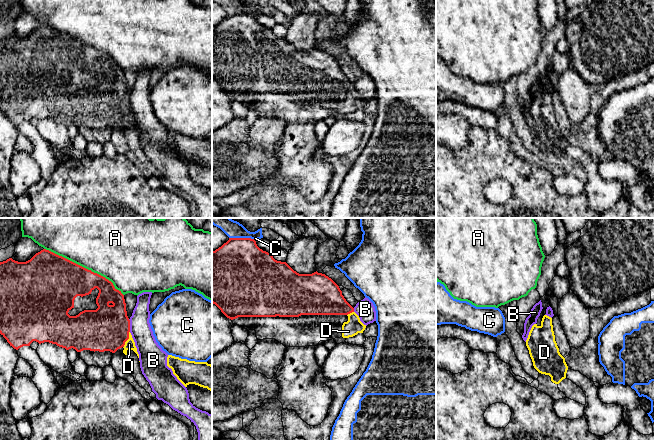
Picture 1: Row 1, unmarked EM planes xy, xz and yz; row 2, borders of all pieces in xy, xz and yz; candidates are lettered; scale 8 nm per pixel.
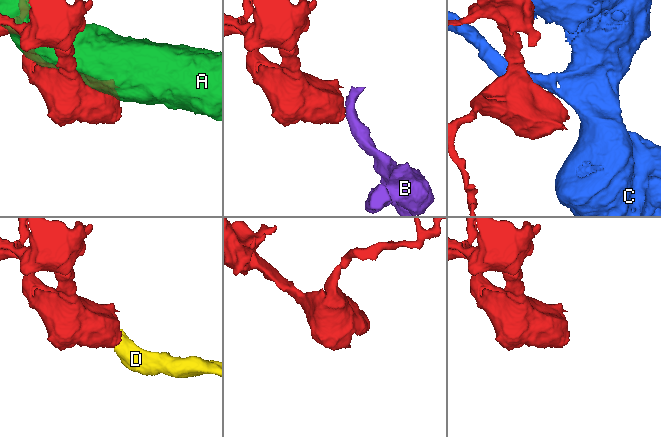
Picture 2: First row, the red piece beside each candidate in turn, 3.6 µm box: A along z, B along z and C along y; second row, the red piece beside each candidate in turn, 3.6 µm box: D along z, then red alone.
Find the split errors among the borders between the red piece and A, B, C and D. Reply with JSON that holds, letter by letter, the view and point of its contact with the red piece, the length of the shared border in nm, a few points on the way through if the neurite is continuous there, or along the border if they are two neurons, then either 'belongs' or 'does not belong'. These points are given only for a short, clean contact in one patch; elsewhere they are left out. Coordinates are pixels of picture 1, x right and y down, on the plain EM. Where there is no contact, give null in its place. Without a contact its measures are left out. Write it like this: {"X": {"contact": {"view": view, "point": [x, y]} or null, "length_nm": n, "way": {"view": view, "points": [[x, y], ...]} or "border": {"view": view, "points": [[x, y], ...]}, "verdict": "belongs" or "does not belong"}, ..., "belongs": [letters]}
{"A": {"contact": {"view": "xy", "point": [83, 43]}, "length_nm": 750, "verdict": "does not belong"}, "B": {"contact": {"view": "xy", "point": [129, 101]}, "length_nm": 110, "border": {"view": "xy", "points": [[128, 95], [130, 107]]}, "verdict": "does not belong"}, "C": {"contact": {"view": "xz", "point": [242, 14]}, "length_nm": 200, "border": {"view": "xz", "points": [[229, 13], [250, 13], [254, 16]]}, "verdict": "does not belong"}, "D": {"contact": {"view": "xy", "point": [127, 115]}, "length_nm": 140, "way": {"view": "xy", "points": [[107, 104], [127, 115], [129, 120]]}, "verdict": "belongs"}, "belongs": ["D"]}

